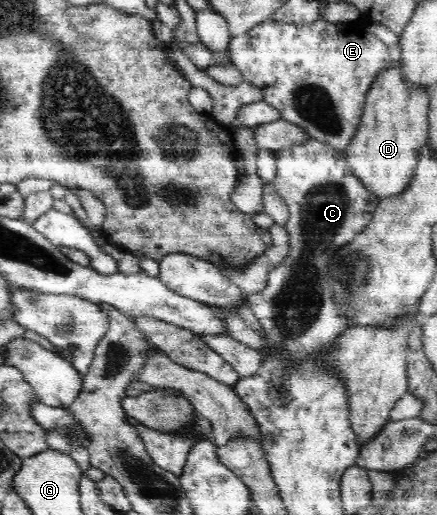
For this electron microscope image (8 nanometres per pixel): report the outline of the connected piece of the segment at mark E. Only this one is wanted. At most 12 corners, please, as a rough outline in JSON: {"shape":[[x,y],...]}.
{"shape":[[264,21],[231,64],[338,152],[392,62],[368,30]]}

